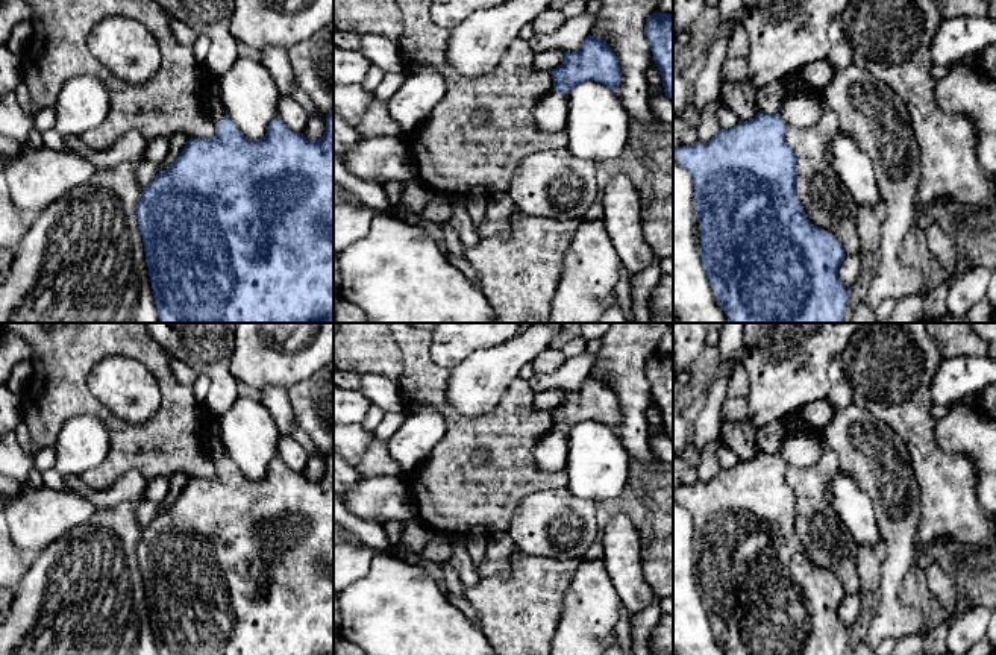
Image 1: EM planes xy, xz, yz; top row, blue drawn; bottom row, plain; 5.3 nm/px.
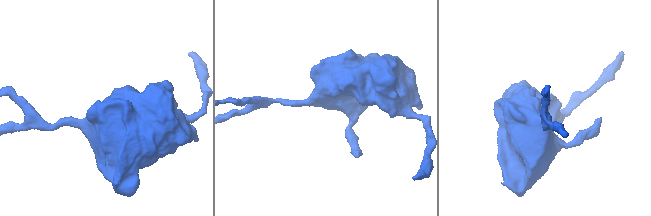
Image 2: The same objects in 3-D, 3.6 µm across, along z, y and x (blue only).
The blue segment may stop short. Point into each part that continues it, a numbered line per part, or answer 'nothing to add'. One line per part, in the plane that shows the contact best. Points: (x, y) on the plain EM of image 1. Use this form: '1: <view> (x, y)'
nothing to add

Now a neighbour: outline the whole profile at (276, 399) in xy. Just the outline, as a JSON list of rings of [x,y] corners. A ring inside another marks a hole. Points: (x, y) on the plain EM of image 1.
[[[268,387],[262,393],[259,393],[258,397],[270,411],[271,417],[274,418],[280,431],[280,435],[290,437],[291,429],[296,423],[296,417],[294,417],[293,406],[290,403],[290,396],[287,388]]]

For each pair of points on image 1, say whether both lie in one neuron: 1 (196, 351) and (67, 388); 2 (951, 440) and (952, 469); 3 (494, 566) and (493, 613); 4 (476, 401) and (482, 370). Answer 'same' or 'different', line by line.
1: different
2: different
3: different
4: same

